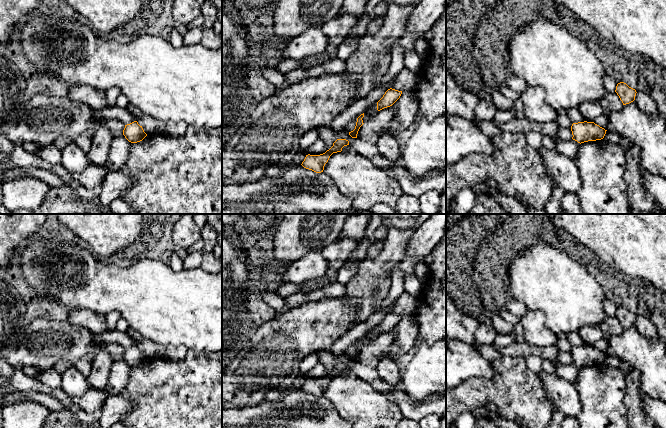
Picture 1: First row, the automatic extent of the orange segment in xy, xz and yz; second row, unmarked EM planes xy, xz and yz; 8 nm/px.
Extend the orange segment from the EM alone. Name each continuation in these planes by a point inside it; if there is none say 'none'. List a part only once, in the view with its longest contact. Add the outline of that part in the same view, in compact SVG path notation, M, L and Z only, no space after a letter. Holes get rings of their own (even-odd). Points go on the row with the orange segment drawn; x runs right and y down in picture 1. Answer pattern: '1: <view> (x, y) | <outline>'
none

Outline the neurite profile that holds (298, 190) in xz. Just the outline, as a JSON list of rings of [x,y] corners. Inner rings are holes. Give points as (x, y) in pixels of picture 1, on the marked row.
[[[302,165],[283,169],[279,177],[263,176],[257,181],[222,185],[222,214],[309,214],[351,208],[351,198],[340,192],[330,176]]]

